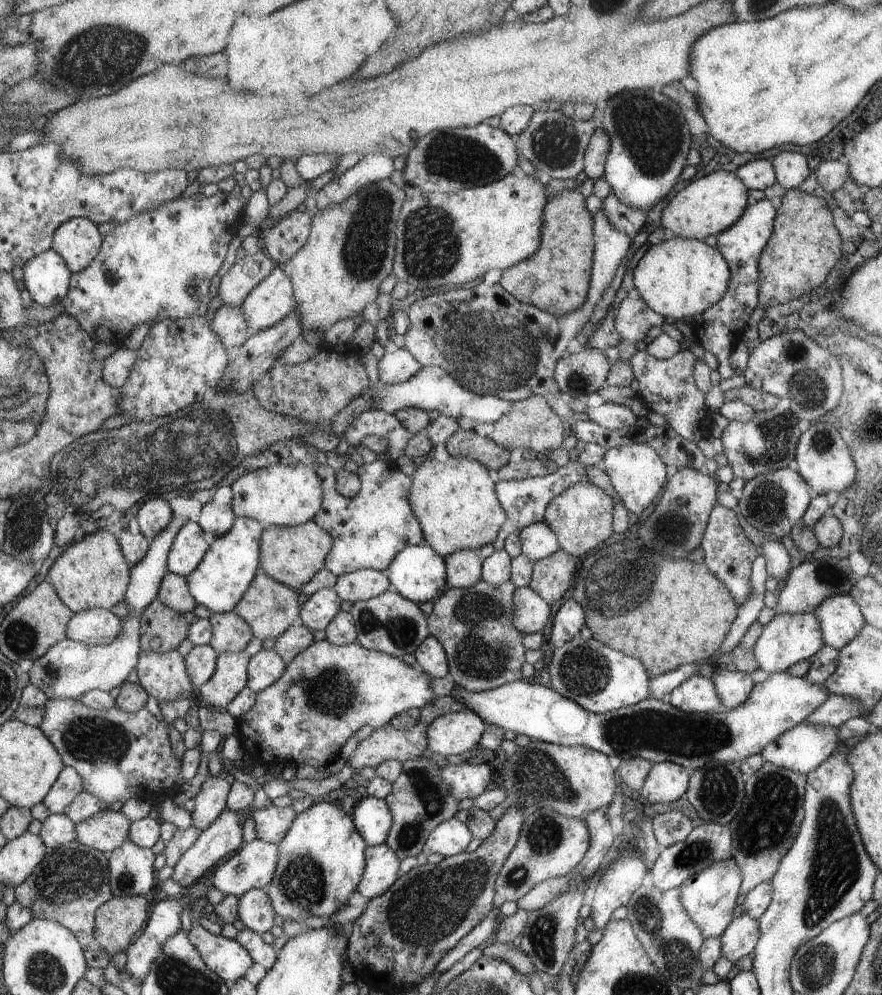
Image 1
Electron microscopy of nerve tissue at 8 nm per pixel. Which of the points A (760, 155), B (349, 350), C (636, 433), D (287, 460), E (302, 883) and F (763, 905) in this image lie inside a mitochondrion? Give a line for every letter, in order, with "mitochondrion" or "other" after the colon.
A: other
B: other
C: other
D: other
E: mitochondrion
F: other

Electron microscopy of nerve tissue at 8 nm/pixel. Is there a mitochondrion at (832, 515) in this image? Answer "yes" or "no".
no

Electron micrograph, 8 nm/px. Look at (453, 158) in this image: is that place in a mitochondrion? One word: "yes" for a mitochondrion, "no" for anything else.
yes

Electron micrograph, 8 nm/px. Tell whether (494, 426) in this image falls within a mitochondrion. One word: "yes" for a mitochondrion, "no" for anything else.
no

